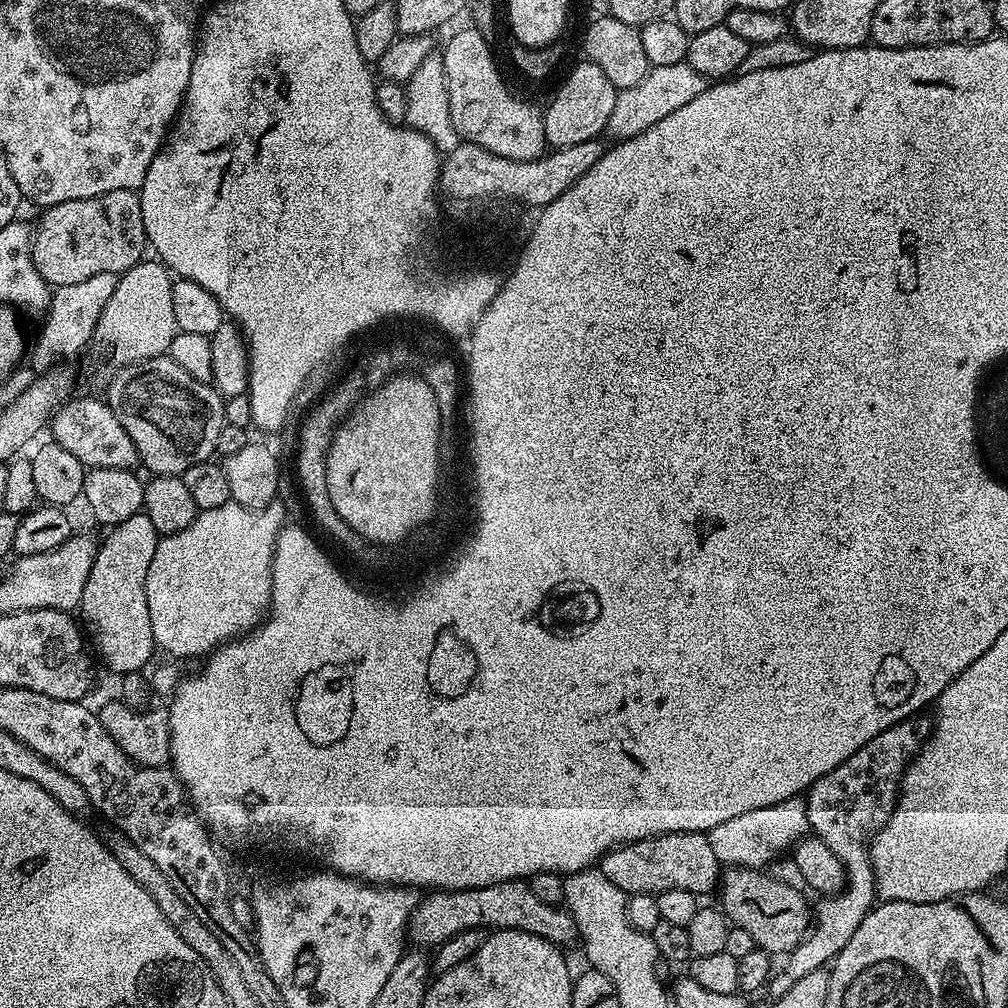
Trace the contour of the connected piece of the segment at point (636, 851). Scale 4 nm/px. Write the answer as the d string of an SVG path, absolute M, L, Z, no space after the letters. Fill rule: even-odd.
M675 832L622 844L605 854L598 867L625 894L655 894L673 888L690 890L698 898L704 898L707 892L715 893L722 880L722 865L714 858L714 850L710 850L710 842L703 832Z

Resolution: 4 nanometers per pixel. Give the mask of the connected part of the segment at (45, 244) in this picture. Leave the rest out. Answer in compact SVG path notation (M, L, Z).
M110 190L94 198L62 202L43 209L39 214L40 221L34 224L32 234L32 257L38 274L42 274L42 278L53 289L83 282L94 274L117 275L129 272L145 255L146 237L142 206L139 195L133 190Z

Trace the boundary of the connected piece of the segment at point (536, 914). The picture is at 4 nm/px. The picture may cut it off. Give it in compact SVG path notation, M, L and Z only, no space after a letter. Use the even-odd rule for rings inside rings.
M507 880L481 888L463 888L457 892L436 890L419 901L408 919L407 939L413 945L433 944L439 946L450 938L475 928L485 930L518 930L534 934L557 946L565 946L577 939L578 933L572 913L567 907L541 902L524 880Z

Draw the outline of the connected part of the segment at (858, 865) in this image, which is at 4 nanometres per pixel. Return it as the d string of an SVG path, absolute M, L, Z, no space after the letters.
M912 718L900 720L894 726L882 730L882 734L870 738L870 742L866 742L866 746L862 746L862 750L850 754L850 758L846 758L846 762L842 762L842 766L830 770L830 774L818 778L808 788L806 793L808 827L819 840L826 842L826 846L830 846L830 850L834 850L834 854L838 854L842 866L848 872L848 882L836 895L825 896L819 901L821 904L817 908L815 905L814 923L809 927L804 941L795 950L787 953L788 965L785 966L784 973L781 976L776 974L771 977L770 989L772 988L771 995L773 997L784 995L786 990L790 990L790 986L794 986L794 982L798 978L811 972L819 972L825 965L835 960L837 954L842 950L842 946L846 946L846 942L850 942L850 938L854 938L854 930L858 930L858 926L862 926L866 914L872 911L877 903L876 879L872 869L870 841L880 831L882 825L887 822L888 817L892 815L900 790L900 777L903 776L910 758L919 753L922 747L922 738L929 735L929 725L927 723L925 725L915 724L916 722Z

